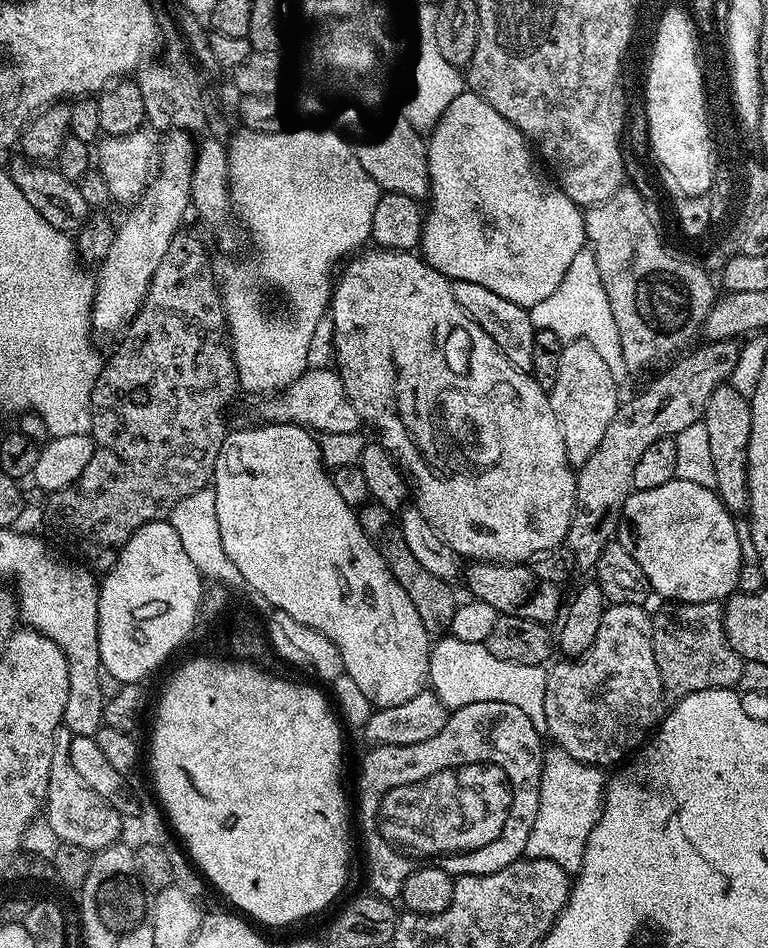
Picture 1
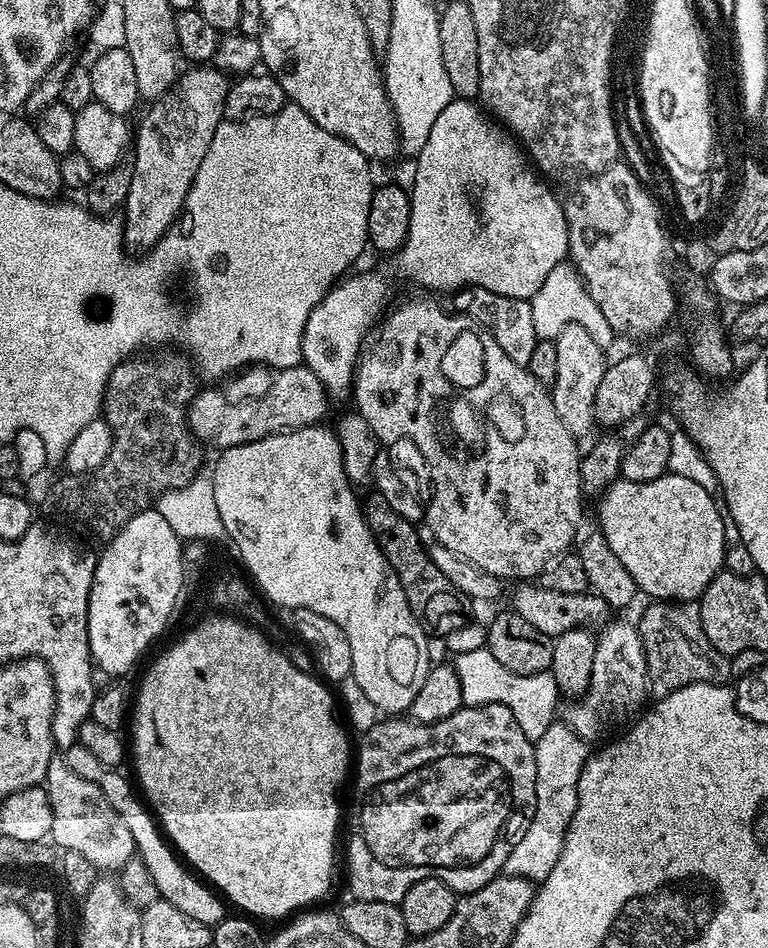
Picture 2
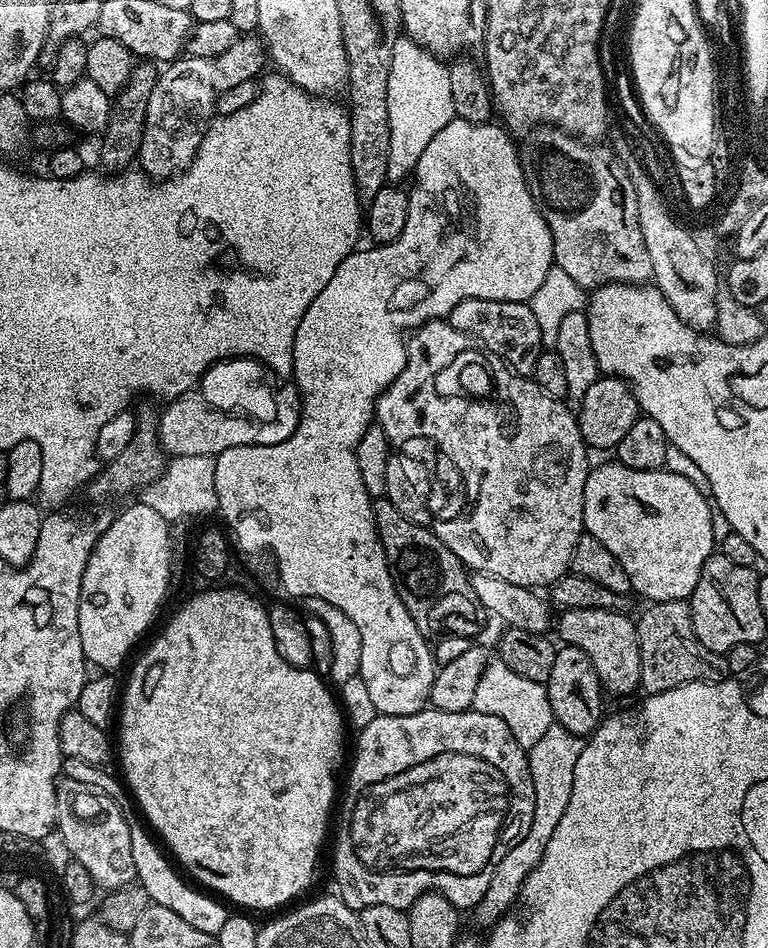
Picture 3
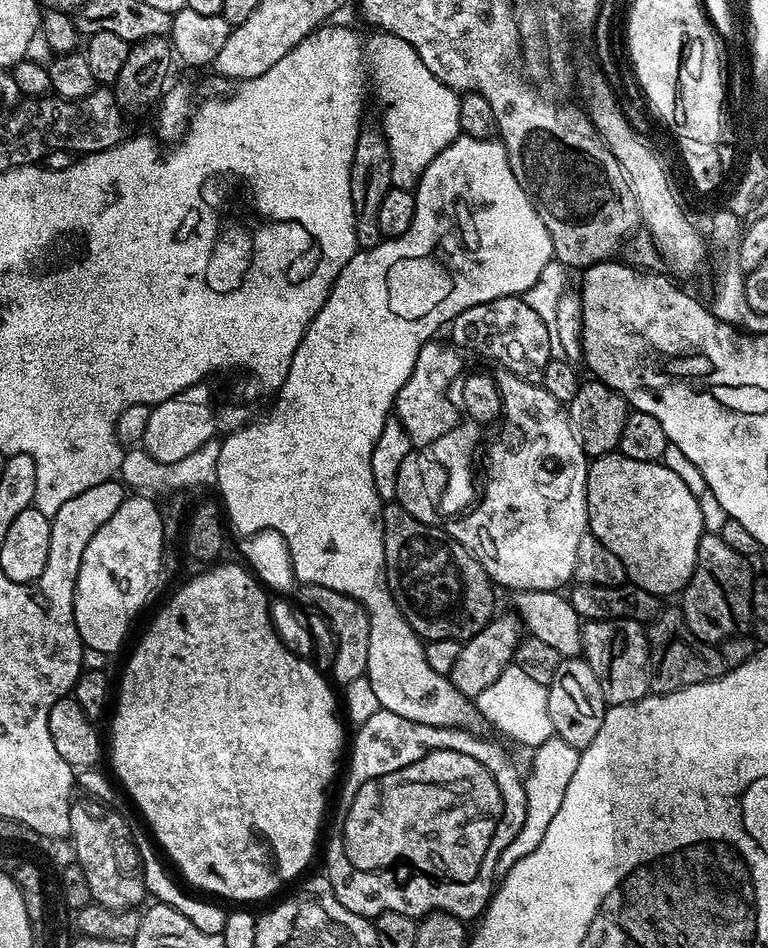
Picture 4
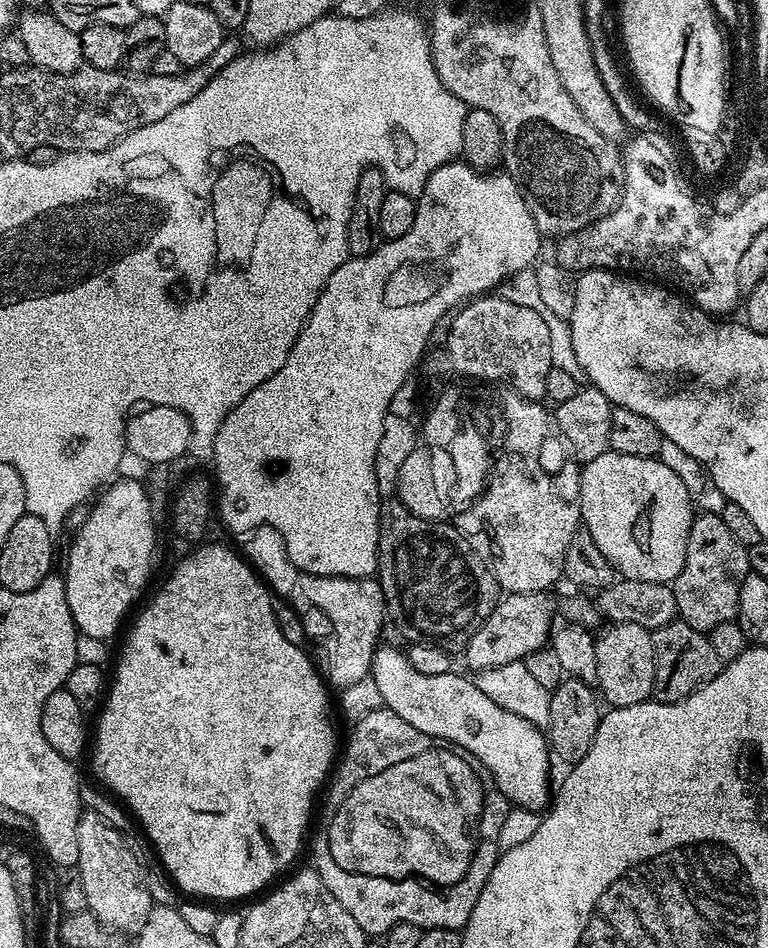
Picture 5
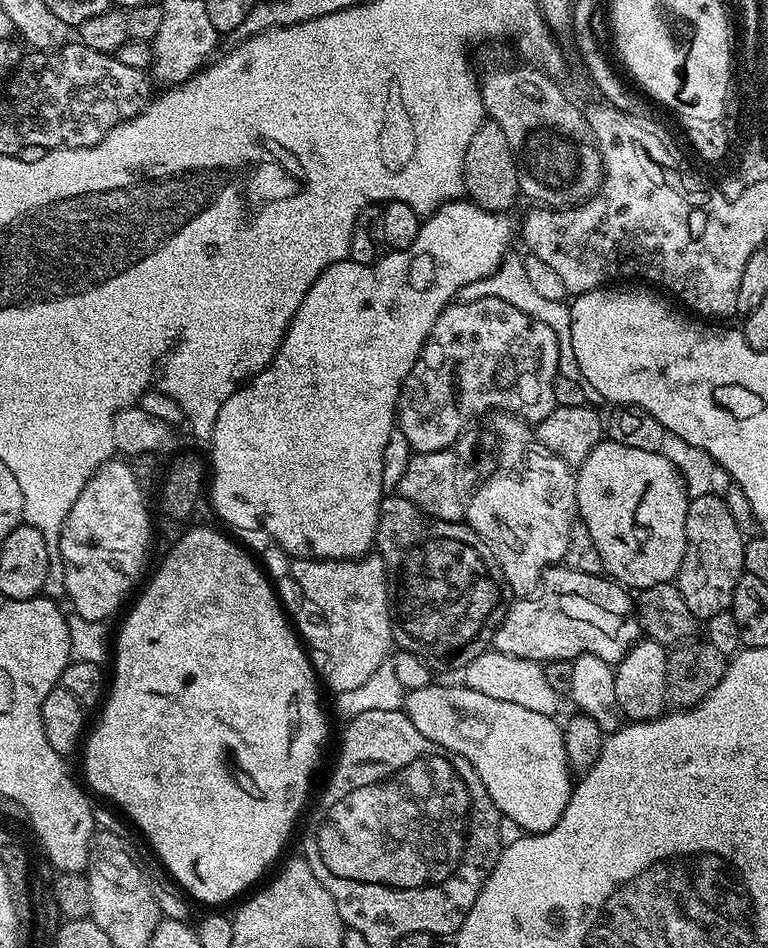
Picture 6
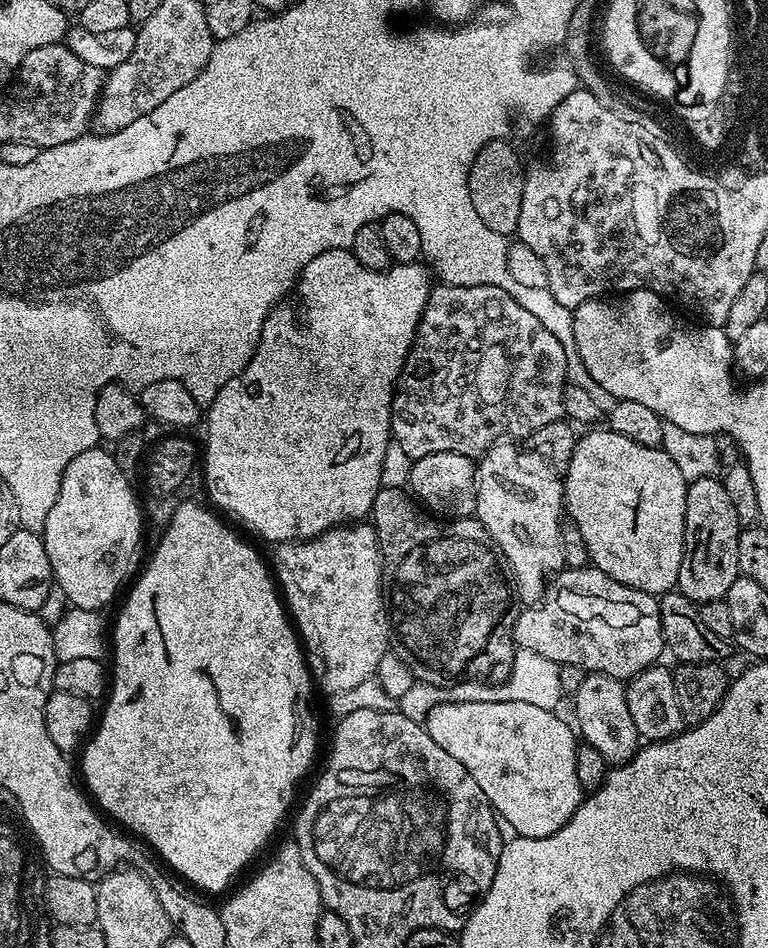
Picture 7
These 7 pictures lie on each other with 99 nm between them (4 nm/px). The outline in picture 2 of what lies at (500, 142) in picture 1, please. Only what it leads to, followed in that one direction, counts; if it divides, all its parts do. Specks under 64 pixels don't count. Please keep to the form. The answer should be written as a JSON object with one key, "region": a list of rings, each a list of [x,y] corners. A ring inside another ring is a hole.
{"region":[[[454,98],[448,103],[446,110],[438,114],[430,129],[430,138],[426,138],[426,146],[422,146],[422,150],[414,158],[416,173],[412,176],[413,185],[410,188],[410,230],[406,242],[394,256],[406,279],[413,280],[418,287],[429,288],[432,292],[451,294],[461,288],[485,288],[494,290],[494,294],[506,294],[506,298],[531,300],[538,286],[546,282],[546,274],[550,274],[554,266],[565,263],[568,256],[568,223],[564,217],[564,205],[559,199],[556,201],[555,194],[536,177],[537,169],[530,163],[529,157],[523,151],[516,152],[516,148],[518,149],[517,141],[499,123],[494,122],[493,117],[479,103],[471,99]]]}

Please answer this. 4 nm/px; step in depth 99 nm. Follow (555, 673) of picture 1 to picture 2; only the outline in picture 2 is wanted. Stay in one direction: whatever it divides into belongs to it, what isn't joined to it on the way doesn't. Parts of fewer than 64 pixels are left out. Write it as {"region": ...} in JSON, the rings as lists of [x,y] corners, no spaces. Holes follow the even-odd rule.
{"region":[[[615,620],[603,625],[601,632],[604,633],[599,633],[594,650],[590,686],[562,712],[565,724],[587,742],[604,742],[615,737],[625,725],[637,719],[638,713],[645,707],[644,699],[649,699],[650,696],[646,654],[640,629],[635,623],[627,624],[624,620]]]}

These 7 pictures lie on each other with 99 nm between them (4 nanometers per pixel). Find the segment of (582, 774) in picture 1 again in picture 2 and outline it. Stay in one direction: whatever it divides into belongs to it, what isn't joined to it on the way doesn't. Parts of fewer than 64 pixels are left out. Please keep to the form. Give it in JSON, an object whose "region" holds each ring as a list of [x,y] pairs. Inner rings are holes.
{"region":[[[555,720],[535,746],[535,812],[530,826],[518,843],[511,848],[503,863],[502,874],[510,877],[526,877],[542,882],[554,868],[564,845],[565,834],[577,809],[577,786],[581,770],[590,755],[587,741],[574,734],[562,720]]]}

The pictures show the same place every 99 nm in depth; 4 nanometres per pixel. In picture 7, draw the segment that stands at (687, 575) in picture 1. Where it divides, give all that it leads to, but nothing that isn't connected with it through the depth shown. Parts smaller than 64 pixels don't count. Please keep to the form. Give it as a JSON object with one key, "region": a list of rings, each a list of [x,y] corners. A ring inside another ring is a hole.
{"region":[[[588,430],[579,437],[567,468],[563,469],[563,507],[567,519],[582,530],[591,567],[614,578],[619,584],[634,590],[661,597],[671,592],[678,582],[678,570],[684,553],[684,523],[686,522],[686,494],[689,481],[682,478],[682,470],[674,466],[674,458],[663,447],[638,446],[630,438],[611,430]]]}

